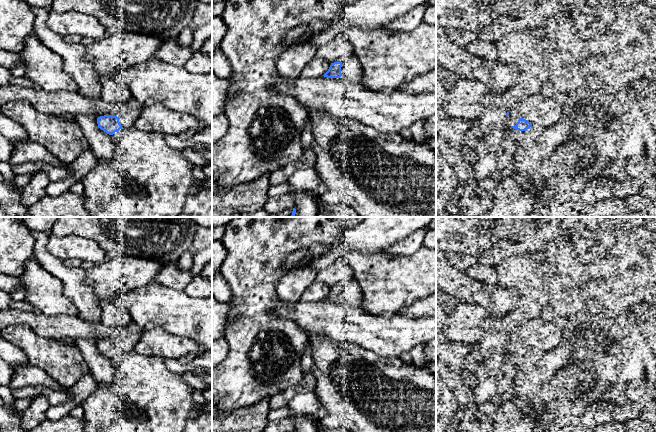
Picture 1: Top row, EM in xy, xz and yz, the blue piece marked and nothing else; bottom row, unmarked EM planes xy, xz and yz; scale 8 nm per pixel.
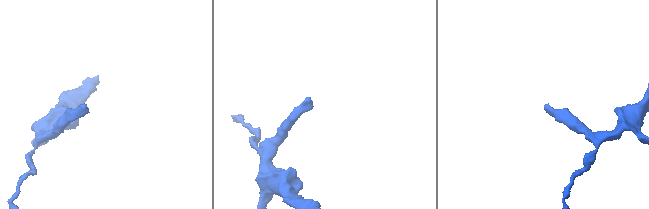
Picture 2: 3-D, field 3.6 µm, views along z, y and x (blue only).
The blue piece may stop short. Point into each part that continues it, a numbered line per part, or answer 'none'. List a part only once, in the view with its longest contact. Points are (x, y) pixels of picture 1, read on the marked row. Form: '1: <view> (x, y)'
1: xz (352, 69)

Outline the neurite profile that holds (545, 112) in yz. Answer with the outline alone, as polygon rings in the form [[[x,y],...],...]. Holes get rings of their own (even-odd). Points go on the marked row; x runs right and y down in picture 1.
[[[539,92],[521,101],[513,110],[532,125],[552,127],[562,118],[561,104],[554,98],[543,97]]]

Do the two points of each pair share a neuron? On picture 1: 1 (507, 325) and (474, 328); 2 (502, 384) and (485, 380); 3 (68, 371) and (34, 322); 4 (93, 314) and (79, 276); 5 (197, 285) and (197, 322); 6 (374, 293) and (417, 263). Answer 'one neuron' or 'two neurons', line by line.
1: two neurons
2: two neurons
3: two neurons
4: one neuron
5: two neurons
6: one neuron

